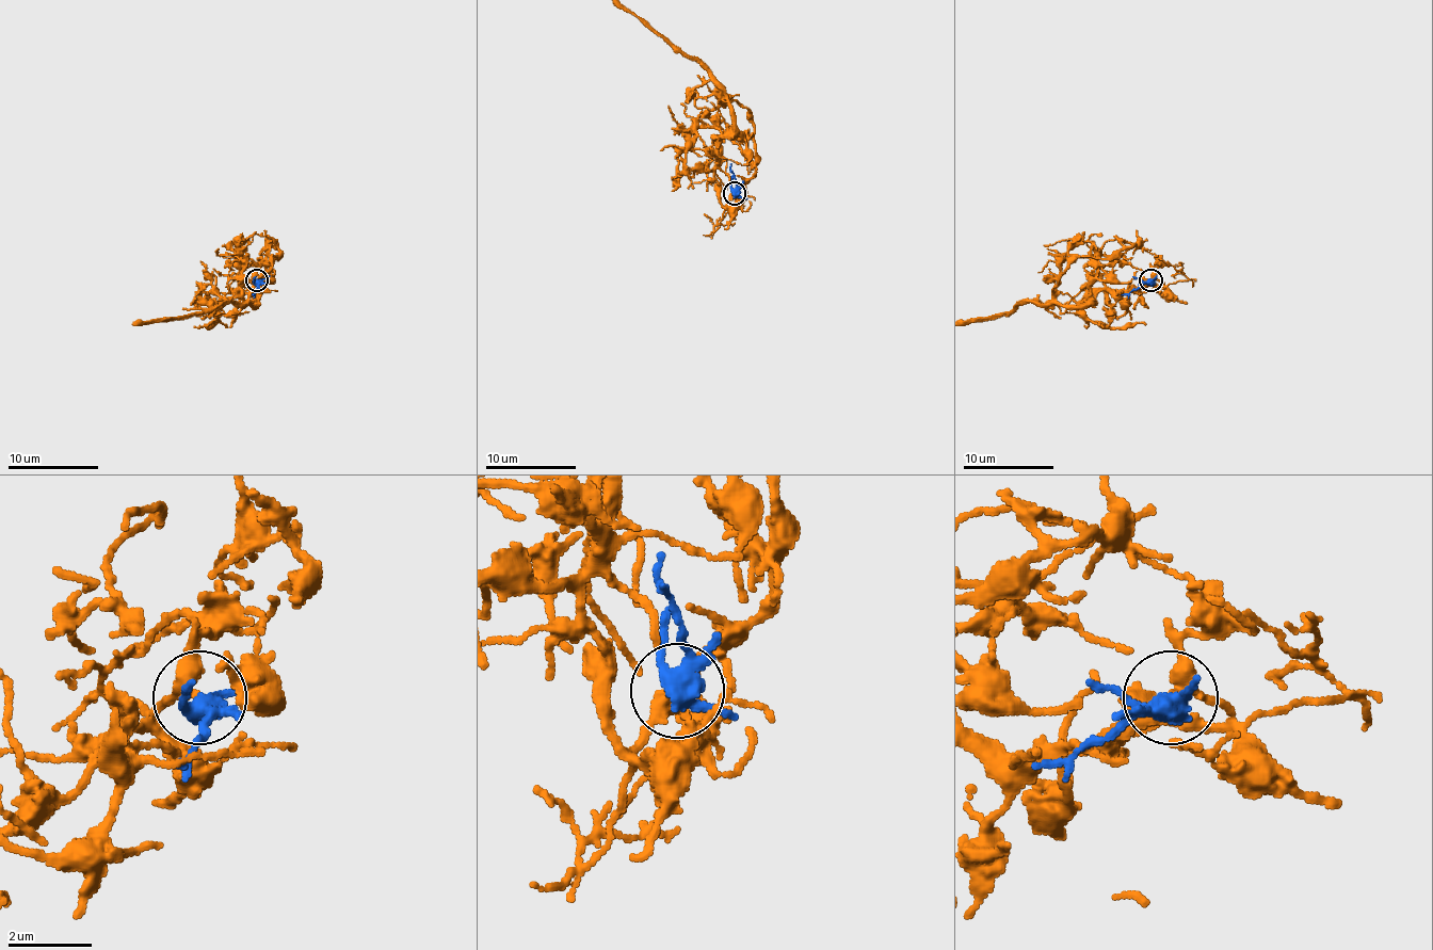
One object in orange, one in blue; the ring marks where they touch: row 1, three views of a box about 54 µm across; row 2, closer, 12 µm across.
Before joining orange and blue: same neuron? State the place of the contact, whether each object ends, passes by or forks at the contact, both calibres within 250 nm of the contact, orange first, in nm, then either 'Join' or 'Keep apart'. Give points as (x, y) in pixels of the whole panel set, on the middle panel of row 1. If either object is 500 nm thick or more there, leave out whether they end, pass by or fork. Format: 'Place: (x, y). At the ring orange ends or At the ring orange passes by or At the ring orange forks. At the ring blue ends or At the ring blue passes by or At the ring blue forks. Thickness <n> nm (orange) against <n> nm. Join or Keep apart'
Place: (735, 193). At the ring orange passes by. At the ring blue forks. Thickness 280 nm (orange) against 340 nm. Join

